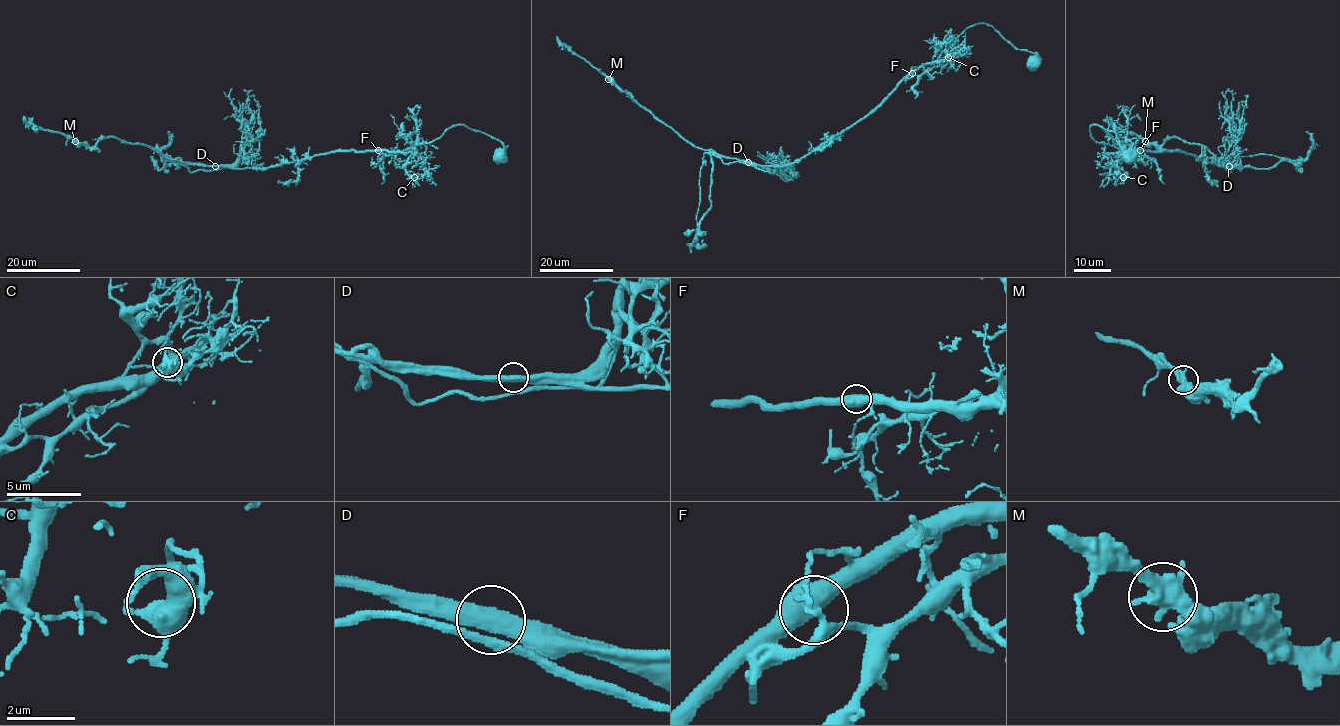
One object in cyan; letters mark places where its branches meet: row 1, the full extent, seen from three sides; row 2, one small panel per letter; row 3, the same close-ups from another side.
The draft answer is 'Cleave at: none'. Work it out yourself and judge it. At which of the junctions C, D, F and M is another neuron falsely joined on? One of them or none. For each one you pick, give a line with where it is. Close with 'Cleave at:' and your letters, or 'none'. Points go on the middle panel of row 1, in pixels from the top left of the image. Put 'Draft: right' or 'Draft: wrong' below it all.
D: (748, 162)
Cleave at: D
Draft: wrong

